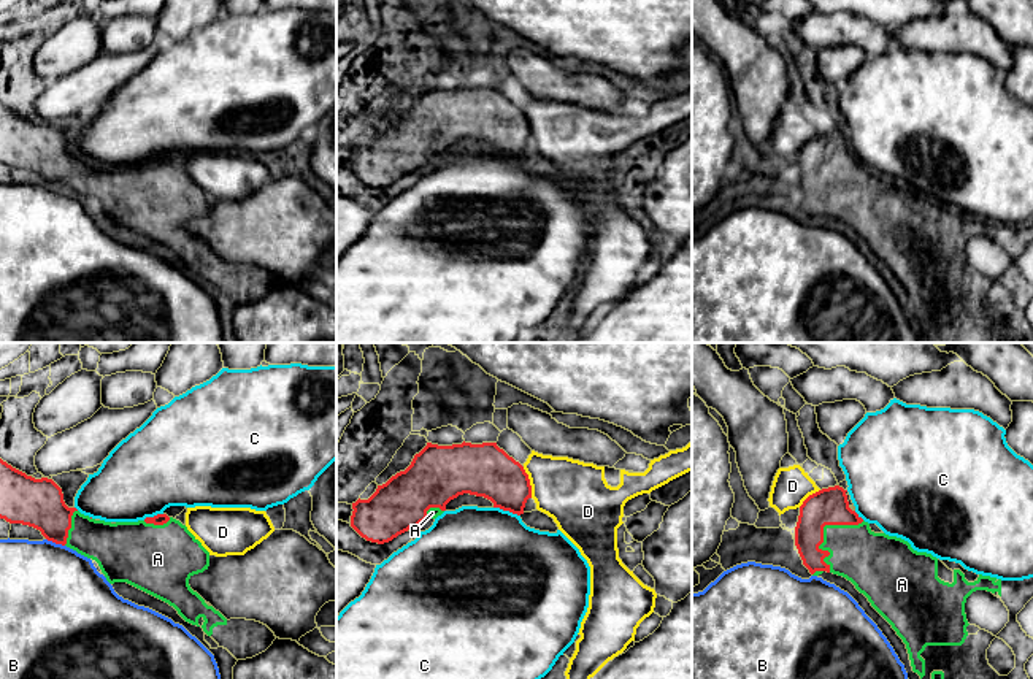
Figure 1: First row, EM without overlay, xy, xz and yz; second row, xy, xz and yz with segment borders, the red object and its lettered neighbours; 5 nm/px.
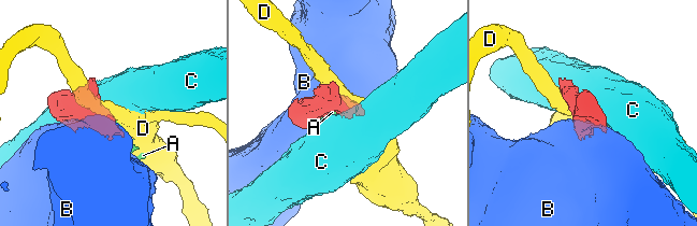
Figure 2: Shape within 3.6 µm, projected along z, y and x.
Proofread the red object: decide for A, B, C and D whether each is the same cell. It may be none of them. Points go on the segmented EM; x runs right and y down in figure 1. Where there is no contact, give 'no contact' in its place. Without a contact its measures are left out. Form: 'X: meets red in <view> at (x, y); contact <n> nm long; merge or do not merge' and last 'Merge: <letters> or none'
A: meets red in yz at (822, 532); contact 320 nm long; merge
B: meets red in xy at (56, 543); contact 100 nm long; do not merge
C: meets red in xz at (506, 510); contact 140 nm long; do not merge
D: meets red in xz at (529, 483); contact 170 nm long; do not merge
Merge: A

